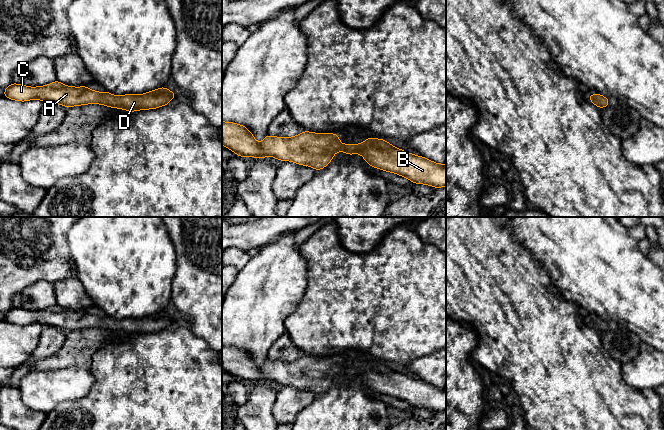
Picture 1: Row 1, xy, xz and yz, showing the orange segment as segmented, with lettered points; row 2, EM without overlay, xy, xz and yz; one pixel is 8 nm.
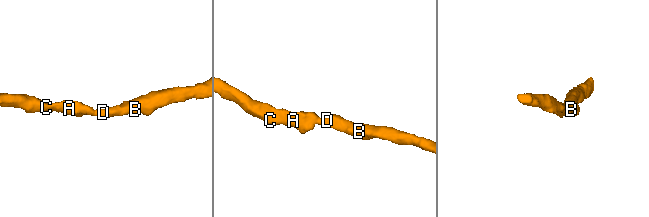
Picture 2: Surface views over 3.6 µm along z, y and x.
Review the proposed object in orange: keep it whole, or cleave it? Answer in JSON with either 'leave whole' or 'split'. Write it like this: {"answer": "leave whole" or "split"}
{"answer": "leave whole"}

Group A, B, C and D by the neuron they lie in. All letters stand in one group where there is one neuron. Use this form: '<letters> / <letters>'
A B C D

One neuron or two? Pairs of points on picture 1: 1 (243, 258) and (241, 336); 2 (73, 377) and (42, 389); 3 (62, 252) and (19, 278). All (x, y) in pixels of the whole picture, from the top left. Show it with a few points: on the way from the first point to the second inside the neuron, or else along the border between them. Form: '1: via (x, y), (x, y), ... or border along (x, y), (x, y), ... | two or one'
1: border along (251, 257), (238, 271) | two
2: via (65, 384), (50, 388) | one
3: via (51, 261), (30, 270) | one

